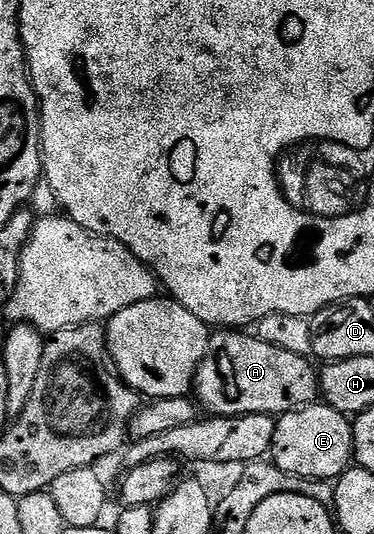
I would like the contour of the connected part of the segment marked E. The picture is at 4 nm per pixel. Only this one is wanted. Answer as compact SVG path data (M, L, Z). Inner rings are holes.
M327 404L302 406L275 419L271 461L288 474L327 482L335 480L349 469L353 461L352 422L349 415Z

